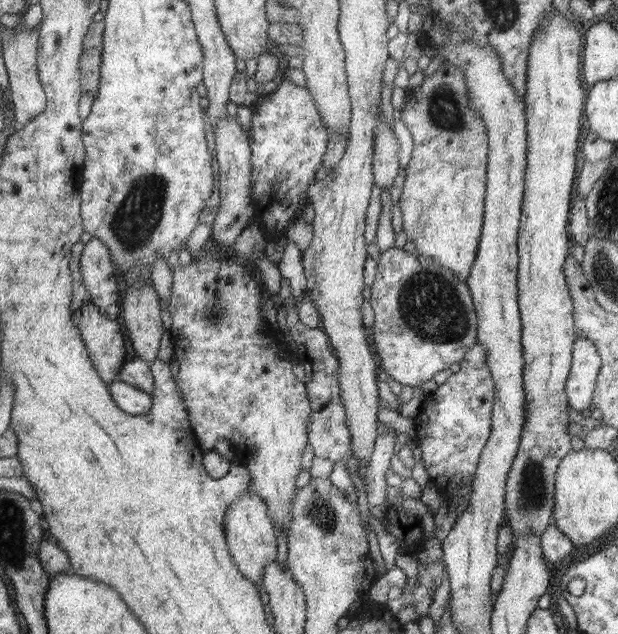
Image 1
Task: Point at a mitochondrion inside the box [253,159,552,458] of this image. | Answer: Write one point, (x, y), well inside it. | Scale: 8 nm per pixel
(429, 304)

